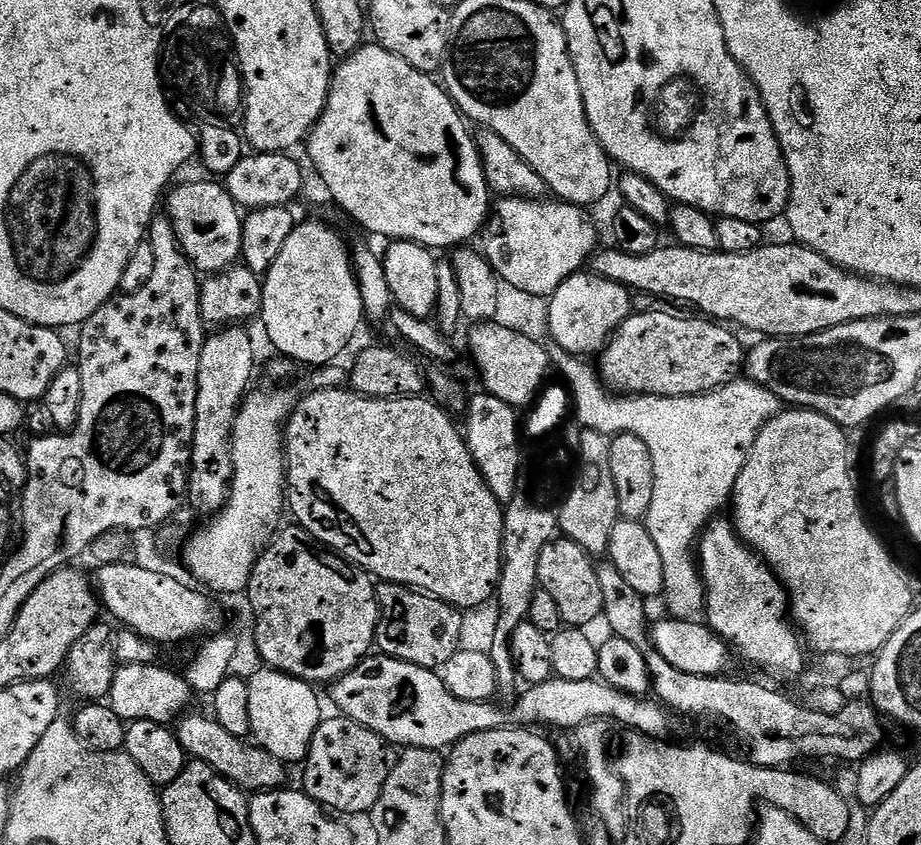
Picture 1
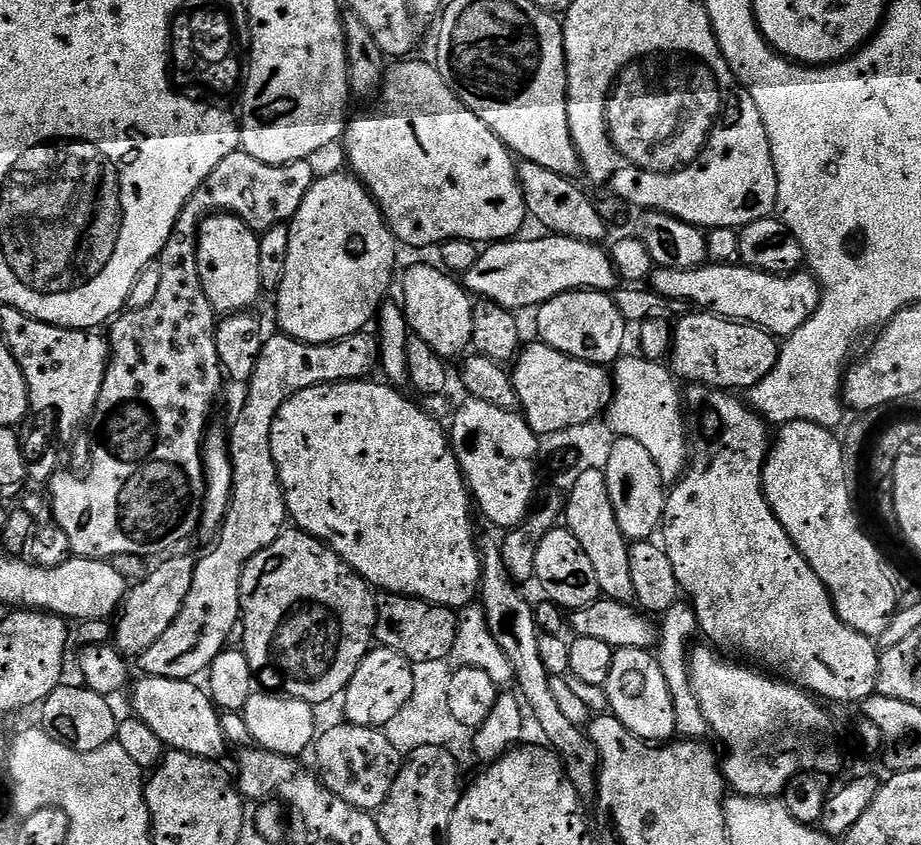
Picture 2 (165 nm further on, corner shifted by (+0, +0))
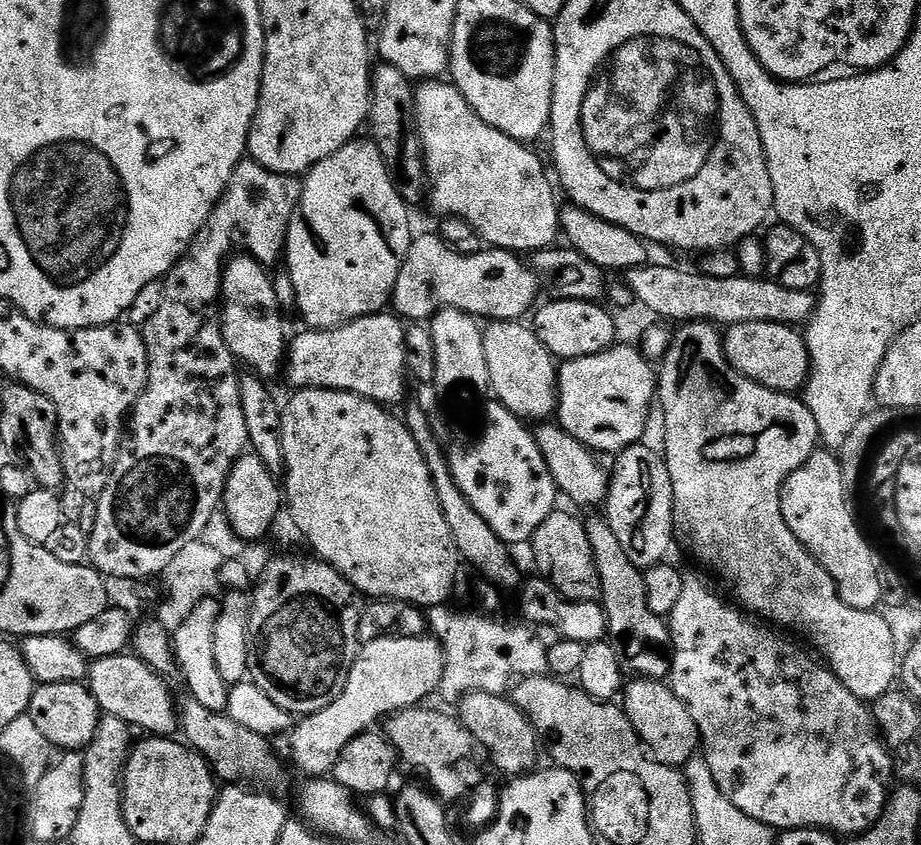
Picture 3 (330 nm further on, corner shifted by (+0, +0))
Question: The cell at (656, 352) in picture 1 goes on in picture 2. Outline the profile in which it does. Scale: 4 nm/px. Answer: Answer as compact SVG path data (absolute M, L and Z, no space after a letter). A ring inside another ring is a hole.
M692 310L689 316L684 316L674 324L670 351L670 368L681 381L699 382L710 388L721 390L747 390L754 387L774 366L780 357L780 344L777 337L764 328L746 324L738 320L726 320L723 316L715 315L707 310Z

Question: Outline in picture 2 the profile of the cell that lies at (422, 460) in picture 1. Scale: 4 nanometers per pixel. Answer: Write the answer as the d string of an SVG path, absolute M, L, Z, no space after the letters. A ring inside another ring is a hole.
M365 378L338 384L316 384L294 394L278 410L274 426L270 430L270 450L274 454L274 466L278 470L291 523L299 531L309 532L311 536L317 536L329 548L333 548L373 589L384 588L380 590L388 594L417 596L420 600L443 608L461 610L477 599L480 590L481 549L478 544L476 548L476 528L472 525L474 501L460 464L456 461L456 455L452 453L449 433L445 425L443 428L430 413L423 412L414 401L407 400L401 389L394 388L387 382L371 384L370 381L371 379Z

